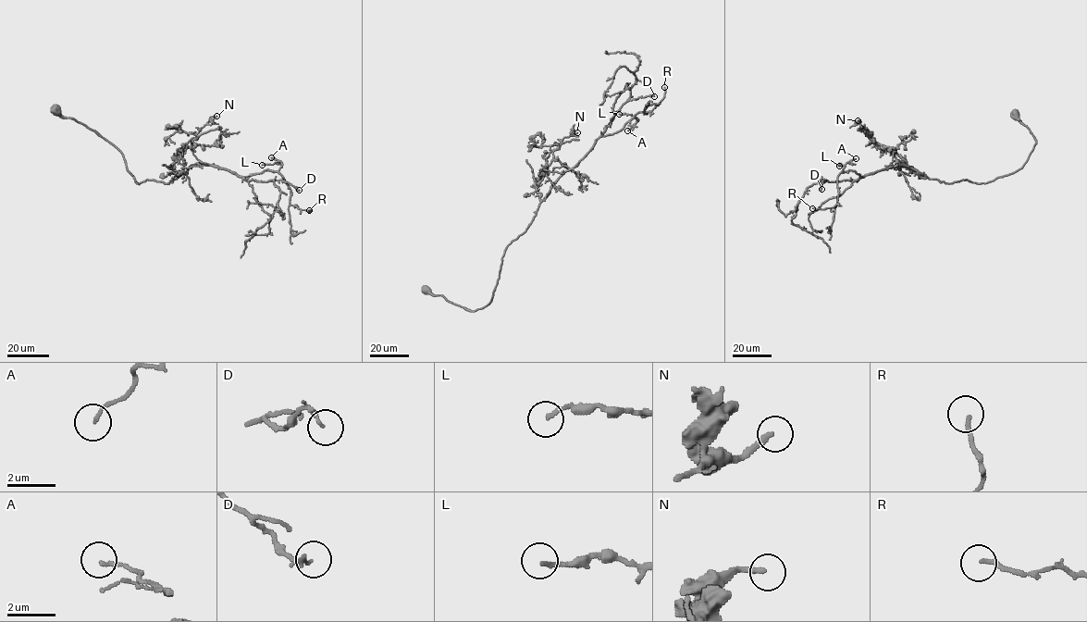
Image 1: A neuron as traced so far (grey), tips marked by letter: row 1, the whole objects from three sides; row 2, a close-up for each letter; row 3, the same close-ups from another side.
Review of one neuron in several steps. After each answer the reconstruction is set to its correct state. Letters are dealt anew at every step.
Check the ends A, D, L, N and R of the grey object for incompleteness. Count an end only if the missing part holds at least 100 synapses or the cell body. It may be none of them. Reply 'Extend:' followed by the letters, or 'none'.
Extend: none

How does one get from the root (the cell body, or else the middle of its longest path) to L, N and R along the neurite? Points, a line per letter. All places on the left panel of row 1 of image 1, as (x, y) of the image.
L: (54, 109), (112, 143), (138, 183), (172, 182), (196, 164), (241, 176), (277, 171), (281, 166), (262, 165)
N: (54, 109), (112, 143), (138, 183), (172, 182), (179, 175), (174, 163), (199, 130), (216, 116)
R: (54, 109), (112, 143), (138, 183), (172, 182), (196, 164), (241, 176), (269, 169), (290, 205), (309, 210)

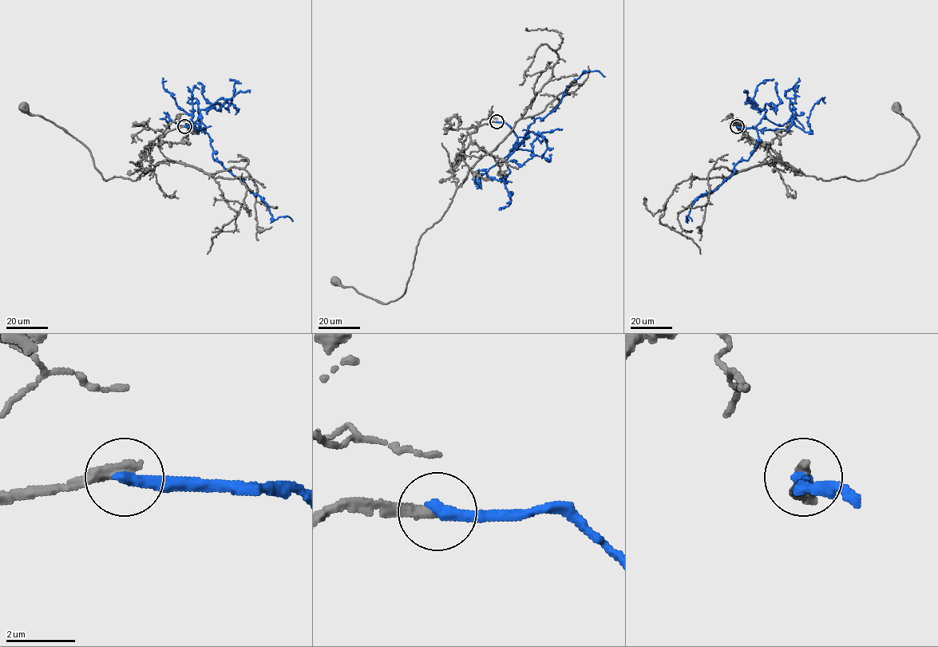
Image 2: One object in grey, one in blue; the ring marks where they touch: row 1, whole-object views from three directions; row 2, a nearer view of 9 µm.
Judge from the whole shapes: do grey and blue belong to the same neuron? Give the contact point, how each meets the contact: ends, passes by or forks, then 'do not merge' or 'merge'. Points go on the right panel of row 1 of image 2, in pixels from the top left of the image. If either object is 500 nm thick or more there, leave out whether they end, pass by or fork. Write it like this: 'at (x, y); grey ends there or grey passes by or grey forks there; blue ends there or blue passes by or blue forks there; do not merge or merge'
at (737, 126); grey ends there; blue ends there; do not merge

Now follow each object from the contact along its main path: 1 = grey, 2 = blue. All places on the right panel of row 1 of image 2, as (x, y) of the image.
1: (738, 126), (795, 172), (823, 180), (846, 176), (867, 180), (900, 166), (916, 144), (918, 133), (897, 107)
2: (738, 126), (755, 128), (757, 145), (715, 190), (701, 194), (686, 220), (686, 216), (691, 221)

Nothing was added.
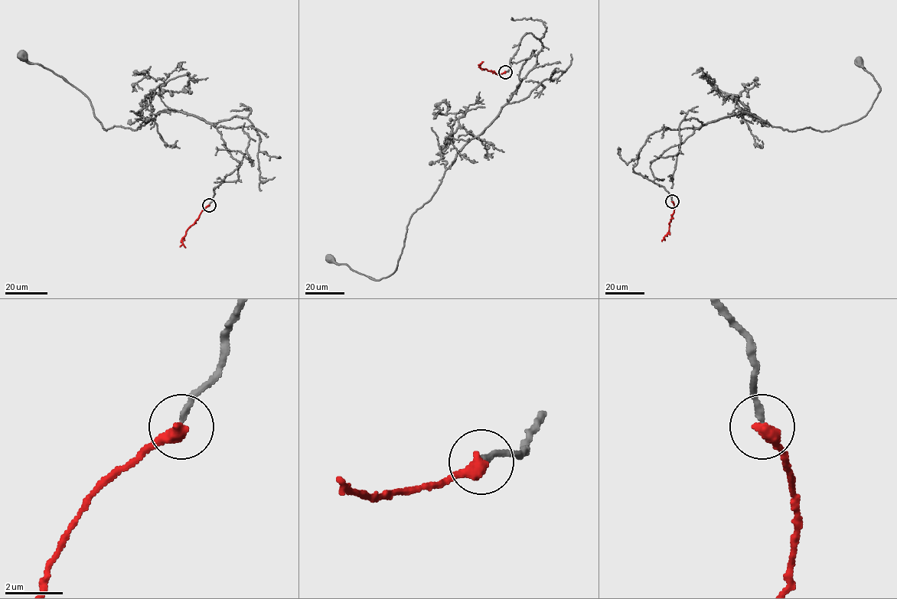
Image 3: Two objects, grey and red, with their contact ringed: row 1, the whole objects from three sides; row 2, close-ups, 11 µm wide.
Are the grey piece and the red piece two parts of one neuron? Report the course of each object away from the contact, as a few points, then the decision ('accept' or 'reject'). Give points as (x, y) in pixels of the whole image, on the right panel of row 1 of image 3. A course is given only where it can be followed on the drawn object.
grey runs (672, 201), (633, 169), (649, 135), (747, 112), (784, 130), (830, 131), (860, 118), (877, 96), (859, 61); red runs (672, 201), (674, 208), (669, 232), (661, 241); accept

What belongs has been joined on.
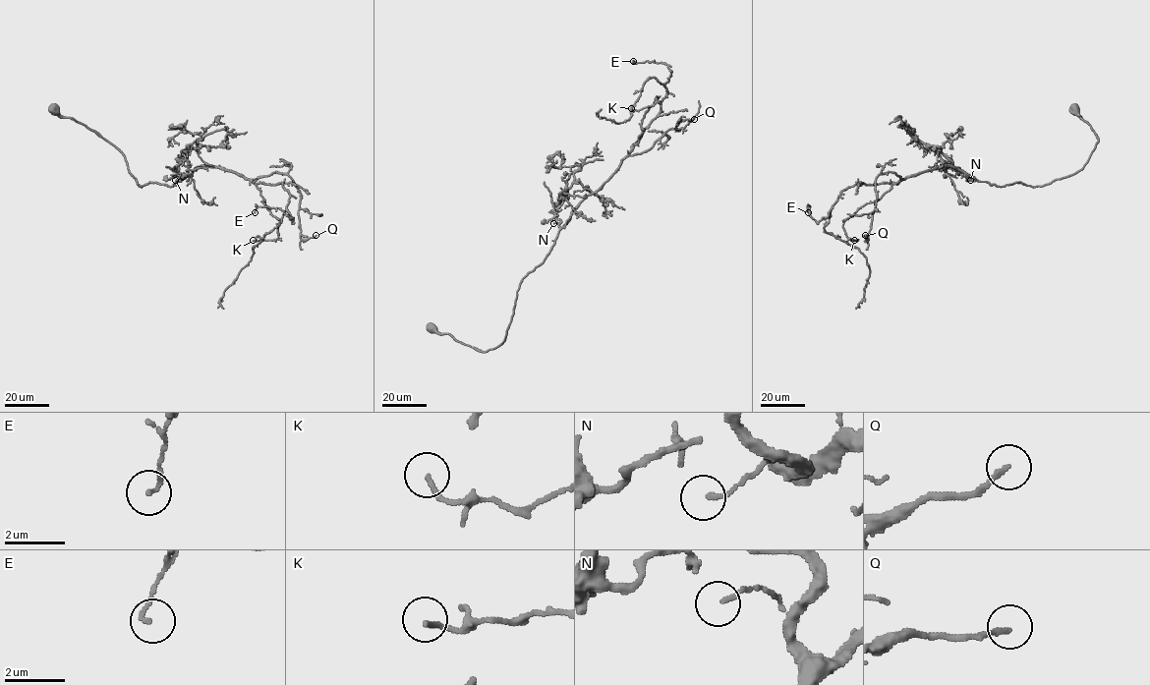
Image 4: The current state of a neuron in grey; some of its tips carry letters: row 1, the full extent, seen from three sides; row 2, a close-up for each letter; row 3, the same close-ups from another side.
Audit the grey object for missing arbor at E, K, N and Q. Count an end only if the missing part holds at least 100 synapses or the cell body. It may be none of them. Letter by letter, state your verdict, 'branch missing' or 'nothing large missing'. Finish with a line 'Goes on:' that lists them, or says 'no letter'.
E: nothing large missing
K: nothing large missing
N: nothing large missing
Q: nothing large missing
Goes on: no letter

